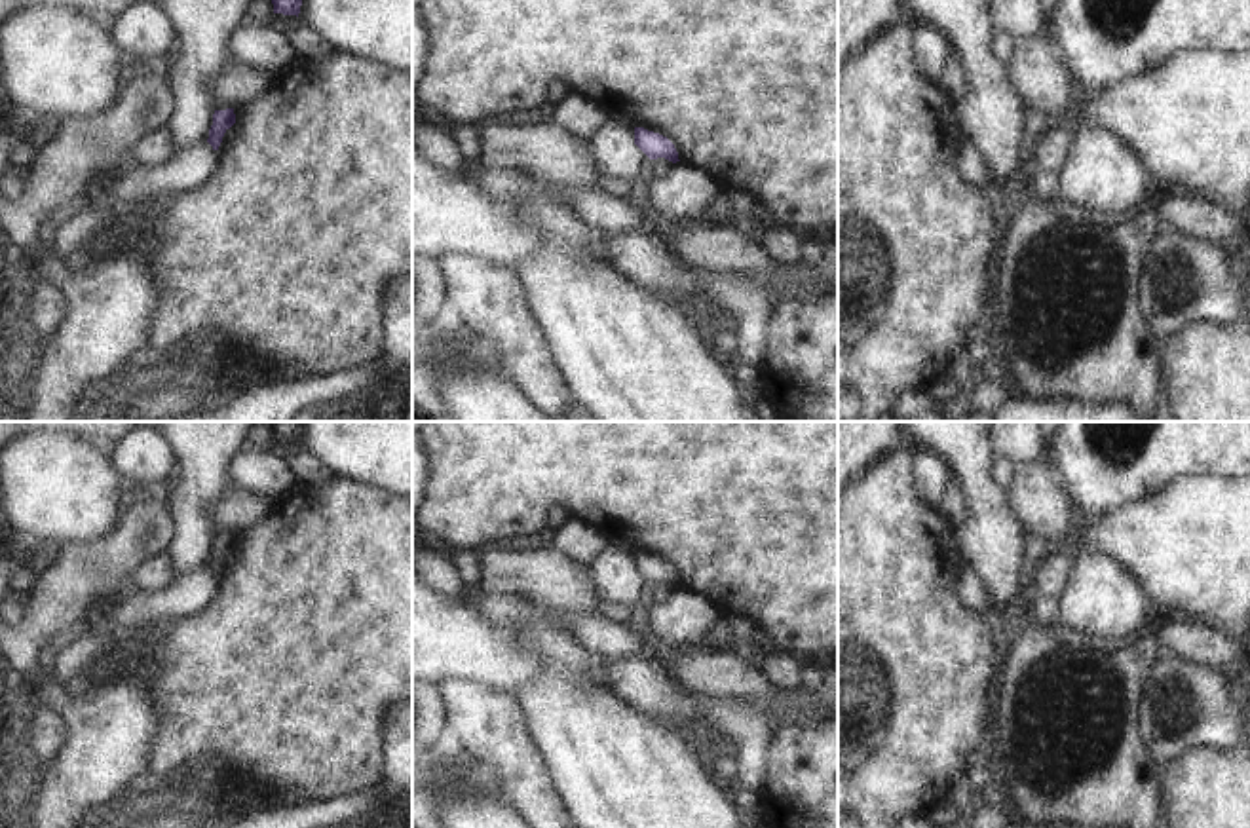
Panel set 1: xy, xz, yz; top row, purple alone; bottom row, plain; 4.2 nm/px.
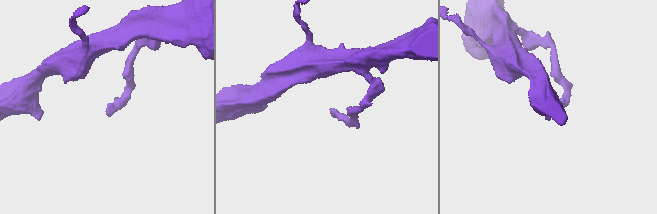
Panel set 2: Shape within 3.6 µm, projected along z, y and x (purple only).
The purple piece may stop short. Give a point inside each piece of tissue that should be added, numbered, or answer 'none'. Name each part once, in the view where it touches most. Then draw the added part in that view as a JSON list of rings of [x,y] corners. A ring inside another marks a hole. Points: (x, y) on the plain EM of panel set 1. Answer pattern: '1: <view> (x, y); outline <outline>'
none

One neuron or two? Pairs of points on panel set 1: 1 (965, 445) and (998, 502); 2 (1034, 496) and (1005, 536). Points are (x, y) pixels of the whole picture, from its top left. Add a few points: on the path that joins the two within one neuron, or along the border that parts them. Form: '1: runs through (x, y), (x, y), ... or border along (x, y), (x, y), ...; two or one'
1: runs through (971, 458), (975, 479), (984, 489); one
2: border along (1007, 494), (1013, 515), (1024, 530); two

